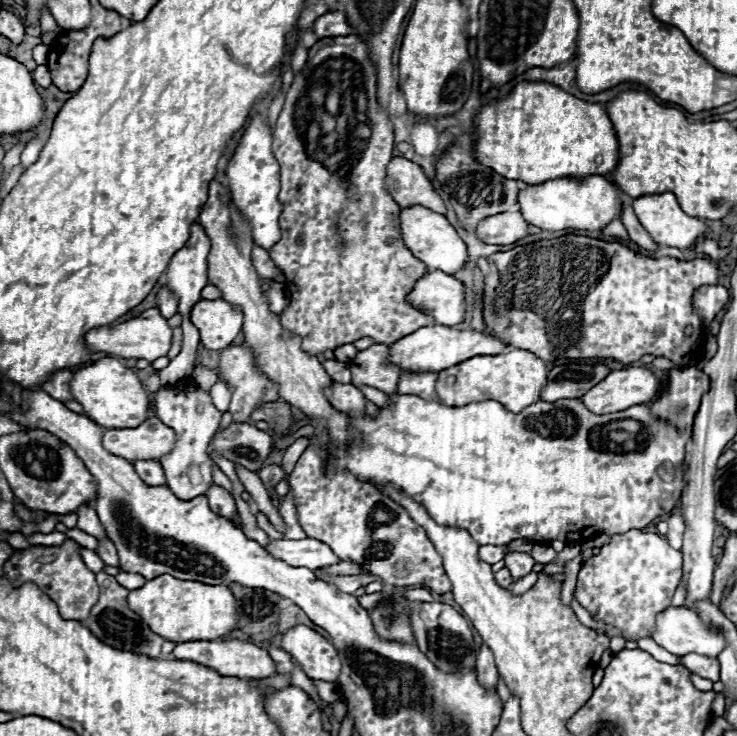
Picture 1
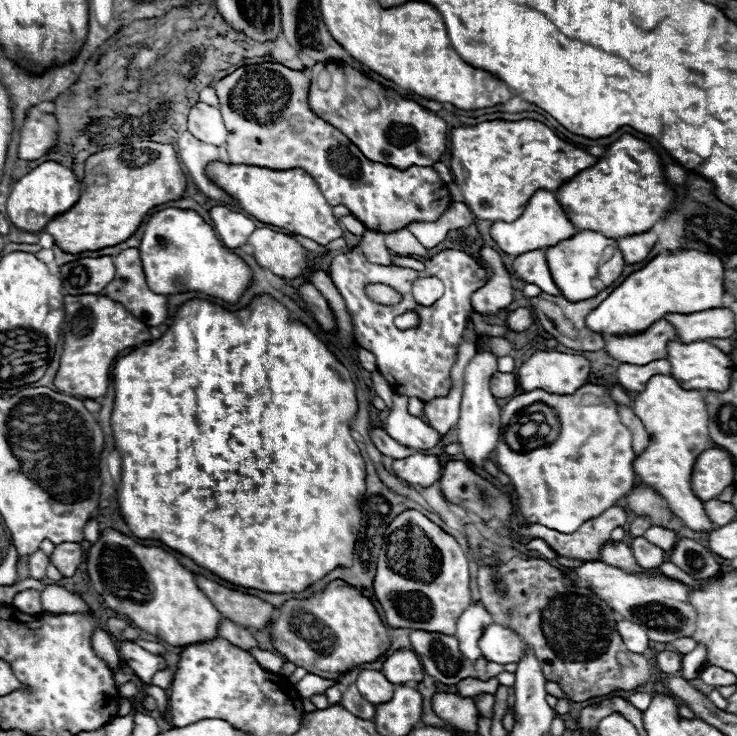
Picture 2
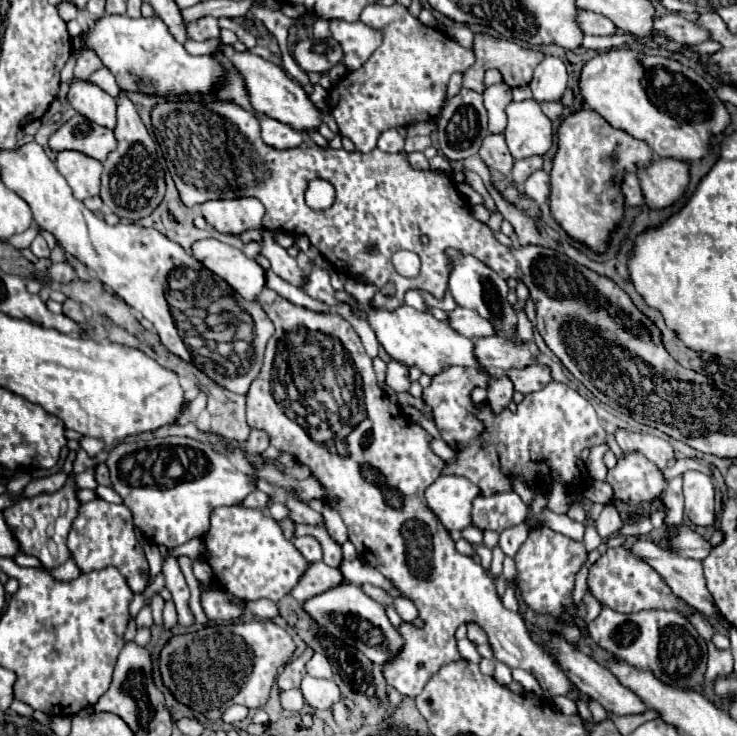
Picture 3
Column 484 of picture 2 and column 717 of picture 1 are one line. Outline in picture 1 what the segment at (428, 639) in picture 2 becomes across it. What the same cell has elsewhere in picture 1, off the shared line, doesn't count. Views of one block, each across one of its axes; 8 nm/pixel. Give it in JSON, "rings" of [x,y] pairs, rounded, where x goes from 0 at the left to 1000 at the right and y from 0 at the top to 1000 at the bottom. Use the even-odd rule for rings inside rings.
{"rings":[[[925,891],[925,899],[939,916],[947,916],[966,927],[972,927],[977,918],[974,897],[963,897],[961,891]]]}

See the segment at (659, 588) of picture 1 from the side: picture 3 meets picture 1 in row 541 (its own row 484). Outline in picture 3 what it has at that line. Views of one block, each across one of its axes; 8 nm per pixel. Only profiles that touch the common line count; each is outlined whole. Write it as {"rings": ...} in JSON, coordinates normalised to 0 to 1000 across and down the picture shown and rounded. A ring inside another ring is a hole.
{"rings":[[[847,617],[839,633],[825,639],[822,655],[833,663],[833,677],[855,688],[885,682],[898,674],[904,663],[904,652],[893,633],[868,617]]]}

